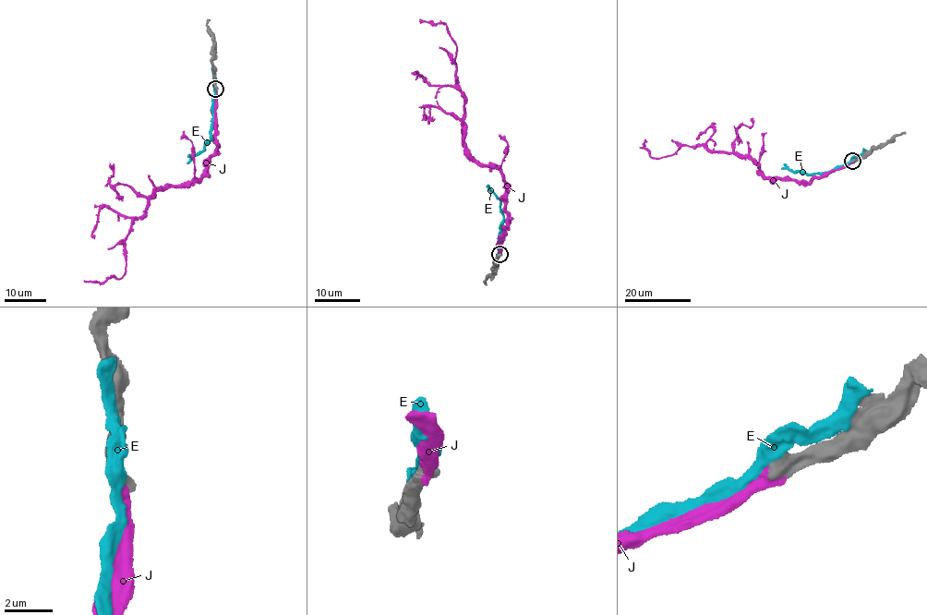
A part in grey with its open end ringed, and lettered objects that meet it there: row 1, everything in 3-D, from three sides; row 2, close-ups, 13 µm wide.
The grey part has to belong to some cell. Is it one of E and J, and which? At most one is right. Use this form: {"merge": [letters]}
{"merge": ["J"]}

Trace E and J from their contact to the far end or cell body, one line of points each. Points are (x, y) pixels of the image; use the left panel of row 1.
E: (215, 86), (210, 108), (210, 138), (202, 150), (187, 163)
J: (215, 88), (213, 125), (218, 144), (200, 179), (156, 191), (126, 236), (124, 275), (99, 283), (84, 281)

